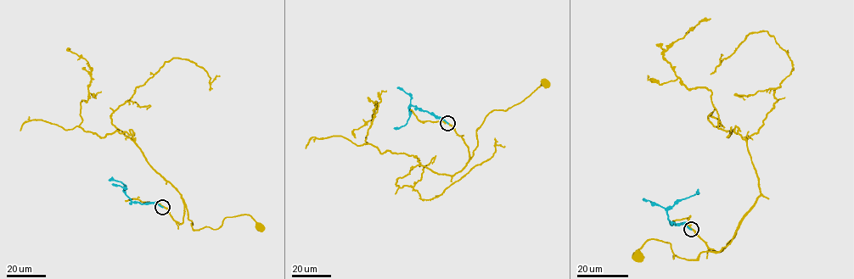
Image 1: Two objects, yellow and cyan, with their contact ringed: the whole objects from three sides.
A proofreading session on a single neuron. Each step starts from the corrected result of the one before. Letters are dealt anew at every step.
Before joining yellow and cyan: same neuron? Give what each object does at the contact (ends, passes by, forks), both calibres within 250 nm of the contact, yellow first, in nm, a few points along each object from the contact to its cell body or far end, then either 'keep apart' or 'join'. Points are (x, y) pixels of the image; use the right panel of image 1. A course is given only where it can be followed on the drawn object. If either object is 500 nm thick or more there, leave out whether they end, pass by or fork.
yellow passes by; cyan ends; calibres 240 and 240 nm; course yellow (691, 229), (721, 251), (738, 225), (728, 244), (696, 259), (673, 259), (669, 242), (654, 239), (636, 255); course cyan (691, 229), (683, 224), (675, 225), (668, 218), (667, 211), (678, 201), (698, 192); keep apart

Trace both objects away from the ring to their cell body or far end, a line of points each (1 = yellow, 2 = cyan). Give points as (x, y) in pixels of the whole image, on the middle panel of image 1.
1: (448, 123), (469, 147), (470, 159), (478, 145), (476, 130), (485, 118), (519, 103), (544, 81)
2: (447, 123), (410, 105), (407, 123), (394, 129)

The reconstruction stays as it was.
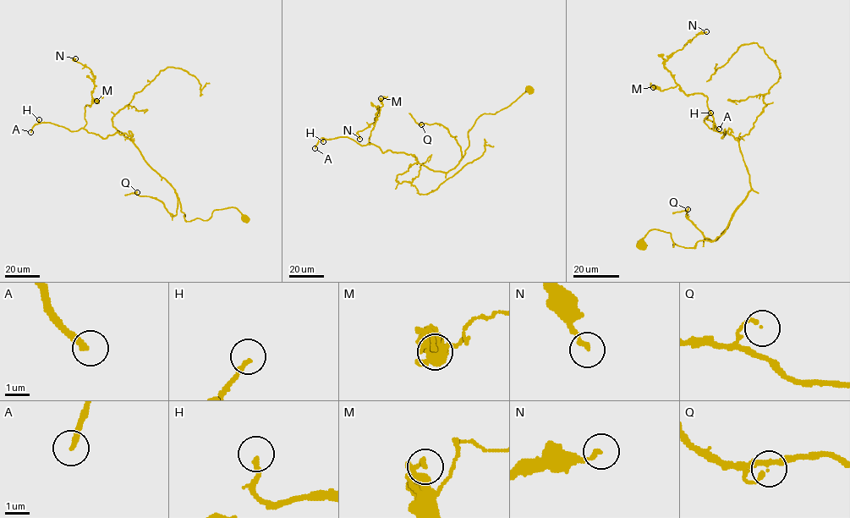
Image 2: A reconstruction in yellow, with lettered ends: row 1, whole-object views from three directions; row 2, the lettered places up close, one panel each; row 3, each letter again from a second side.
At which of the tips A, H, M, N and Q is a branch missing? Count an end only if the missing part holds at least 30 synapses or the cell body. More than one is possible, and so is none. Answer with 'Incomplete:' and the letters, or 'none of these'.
Incomplete: A

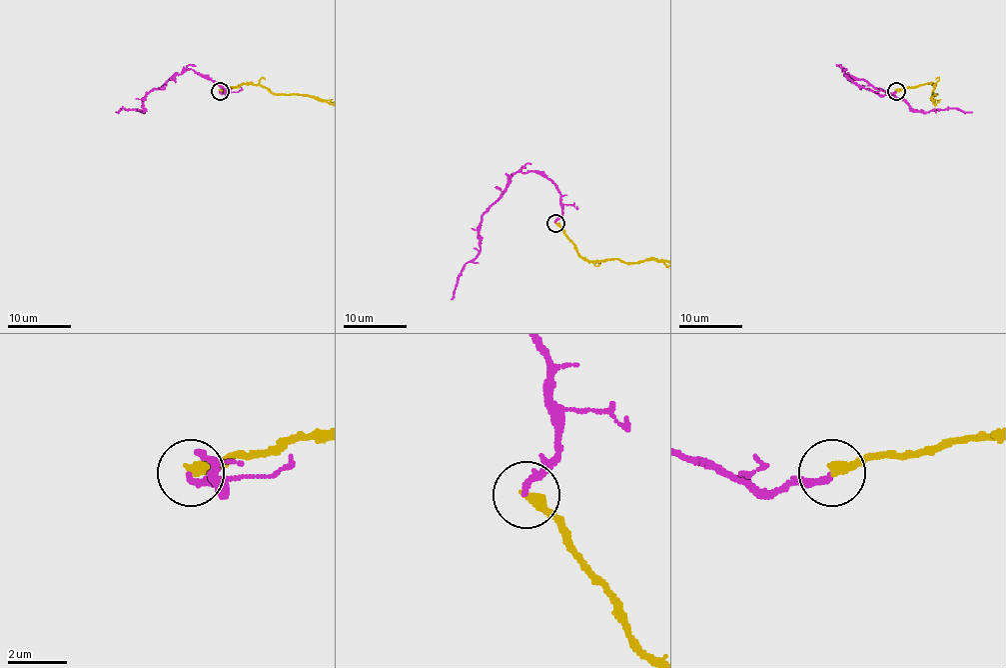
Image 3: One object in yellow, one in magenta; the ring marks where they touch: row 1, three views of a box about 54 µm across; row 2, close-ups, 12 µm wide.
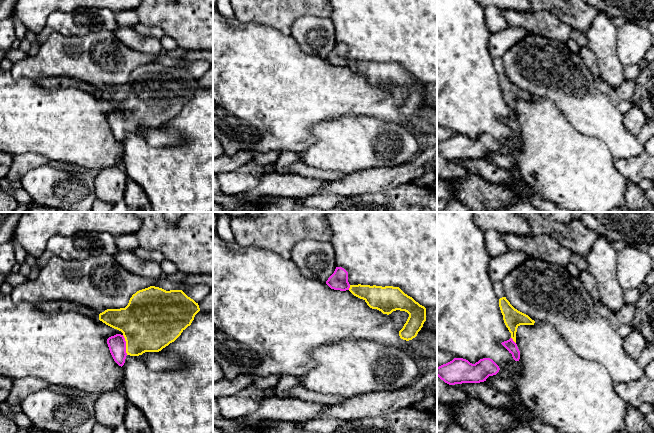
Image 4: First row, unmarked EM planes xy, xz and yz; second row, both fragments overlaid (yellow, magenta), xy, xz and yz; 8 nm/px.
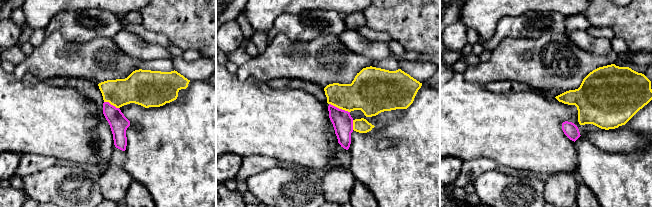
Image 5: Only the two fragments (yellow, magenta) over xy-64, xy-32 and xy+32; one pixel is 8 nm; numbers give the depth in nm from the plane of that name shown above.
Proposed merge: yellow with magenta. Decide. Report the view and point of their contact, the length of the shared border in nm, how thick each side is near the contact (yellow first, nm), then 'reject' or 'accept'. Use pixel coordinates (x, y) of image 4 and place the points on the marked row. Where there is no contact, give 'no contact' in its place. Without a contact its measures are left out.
xy (126, 345) | 170 nm | 440/140 nm | accept

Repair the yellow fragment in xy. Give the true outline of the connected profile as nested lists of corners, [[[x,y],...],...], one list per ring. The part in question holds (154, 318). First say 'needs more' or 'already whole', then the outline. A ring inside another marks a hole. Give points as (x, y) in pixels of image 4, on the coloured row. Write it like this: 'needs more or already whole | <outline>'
needs more | [[[150,286],[133,294],[125,308],[107,309],[100,313],[99,320],[123,333],[107,339],[114,361],[122,367],[127,355],[139,356],[145,352],[159,352],[174,342],[191,325],[199,311],[198,303],[182,290],[166,291]]]

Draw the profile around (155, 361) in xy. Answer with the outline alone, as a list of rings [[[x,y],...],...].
[[[145,352],[141,357],[144,359],[146,366],[153,371],[175,369],[180,362],[176,356],[169,356],[159,352]]]

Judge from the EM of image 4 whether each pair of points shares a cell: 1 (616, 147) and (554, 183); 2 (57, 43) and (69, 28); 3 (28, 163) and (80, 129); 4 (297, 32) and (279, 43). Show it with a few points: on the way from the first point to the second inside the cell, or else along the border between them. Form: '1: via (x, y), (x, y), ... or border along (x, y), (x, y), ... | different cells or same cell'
1: border along (589, 137), (597, 137), (614, 158) | different cells
2: border along (87, 33), (63, 36), (53, 32), (42, 44) | different cells
3: border along (17, 155), (35, 152), (44, 155), (51, 162) | different cells
4: border along (291, 35), (298, 46), (306, 53) | different cells

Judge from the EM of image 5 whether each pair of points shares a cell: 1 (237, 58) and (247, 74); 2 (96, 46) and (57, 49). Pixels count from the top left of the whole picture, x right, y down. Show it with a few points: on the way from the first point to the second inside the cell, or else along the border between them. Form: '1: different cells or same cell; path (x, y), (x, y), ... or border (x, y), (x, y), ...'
1: different cells; border (251, 57), (239, 66)
2: same cell; path (86, 50), (67, 50)

